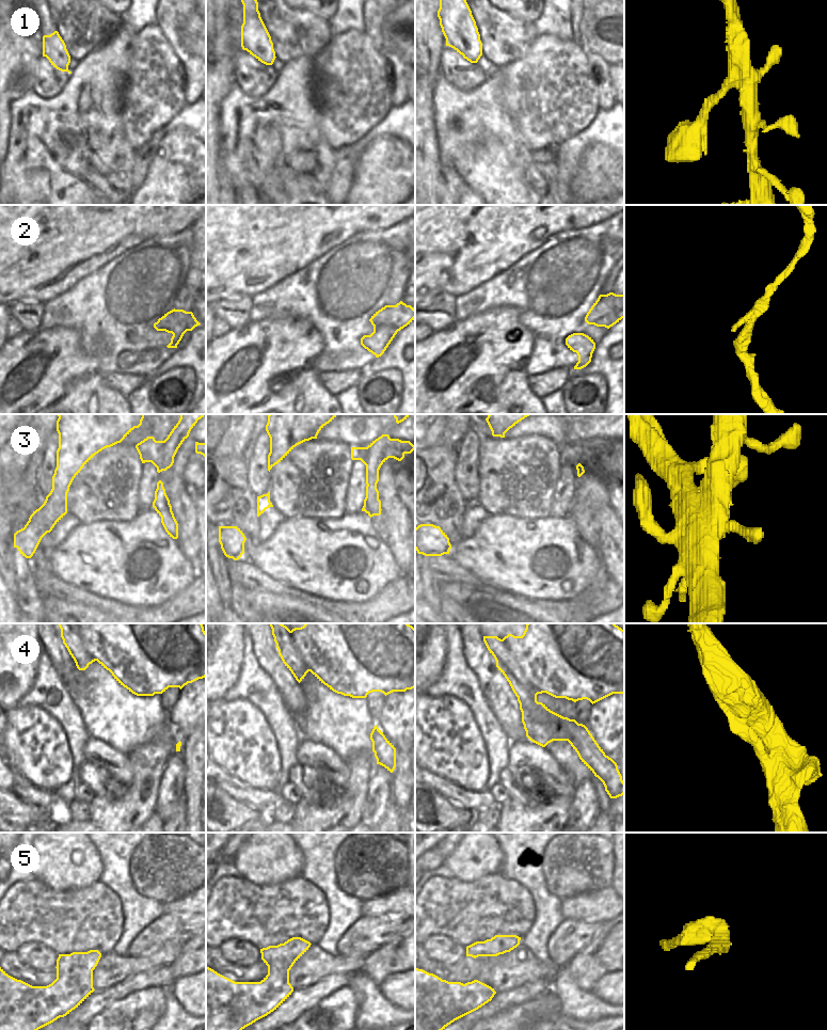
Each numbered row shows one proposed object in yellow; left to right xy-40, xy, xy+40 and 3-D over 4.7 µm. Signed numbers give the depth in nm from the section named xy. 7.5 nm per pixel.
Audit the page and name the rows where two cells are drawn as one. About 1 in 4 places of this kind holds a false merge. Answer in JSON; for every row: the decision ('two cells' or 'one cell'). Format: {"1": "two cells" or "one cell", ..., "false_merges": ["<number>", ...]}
{"1": "one cell", "2": "two cells", "3": "two cells", "4": "two cells", "5": "one cell", "false_merges": ["2", "3", "4"]}

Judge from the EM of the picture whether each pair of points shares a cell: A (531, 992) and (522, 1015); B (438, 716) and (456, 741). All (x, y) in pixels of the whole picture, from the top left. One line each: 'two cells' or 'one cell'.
A: two cells
B: one cell

